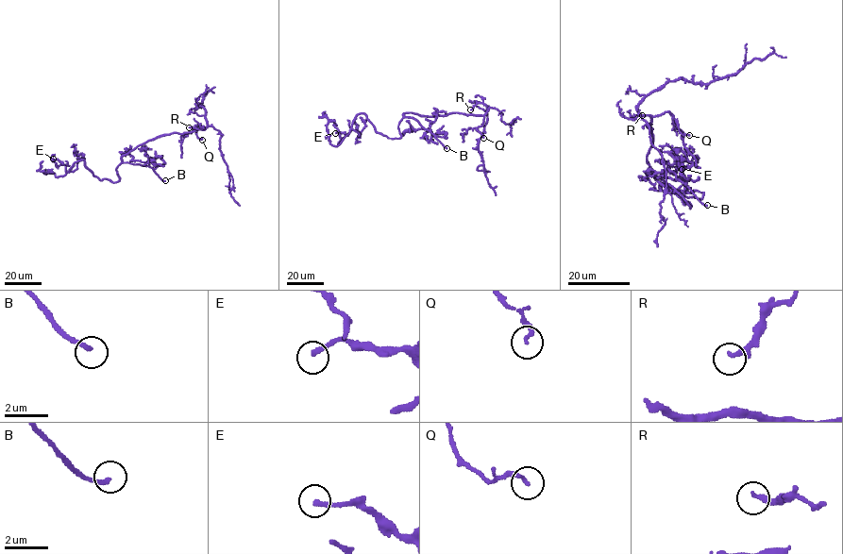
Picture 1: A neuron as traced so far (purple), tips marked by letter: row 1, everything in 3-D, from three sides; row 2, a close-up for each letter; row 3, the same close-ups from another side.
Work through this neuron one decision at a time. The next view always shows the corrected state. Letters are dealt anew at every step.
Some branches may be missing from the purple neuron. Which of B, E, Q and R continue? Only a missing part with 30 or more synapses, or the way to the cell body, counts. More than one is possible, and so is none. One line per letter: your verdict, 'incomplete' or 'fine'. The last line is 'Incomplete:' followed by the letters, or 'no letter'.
B: incomplete
E: fine
Q: fine
R: fine
Incomplete: B

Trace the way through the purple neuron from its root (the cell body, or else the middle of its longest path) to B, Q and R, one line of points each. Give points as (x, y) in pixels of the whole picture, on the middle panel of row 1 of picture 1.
B: (410, 112), (404, 116), (415, 119), (446, 148)
Q: (410, 112), (428, 116), (455, 112), (482, 115), (482, 125), (476, 129), (483, 138)
R: (410, 112), (428, 116), (455, 112), (483, 115), (487, 109), (482, 103), (478, 103), (470, 109)

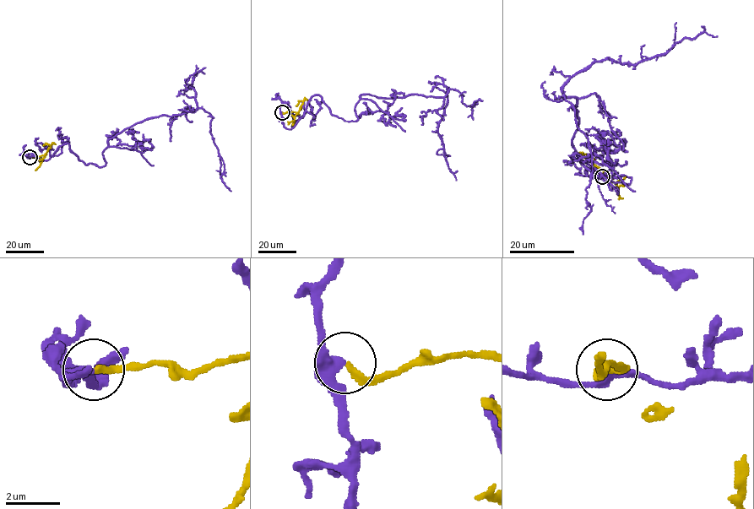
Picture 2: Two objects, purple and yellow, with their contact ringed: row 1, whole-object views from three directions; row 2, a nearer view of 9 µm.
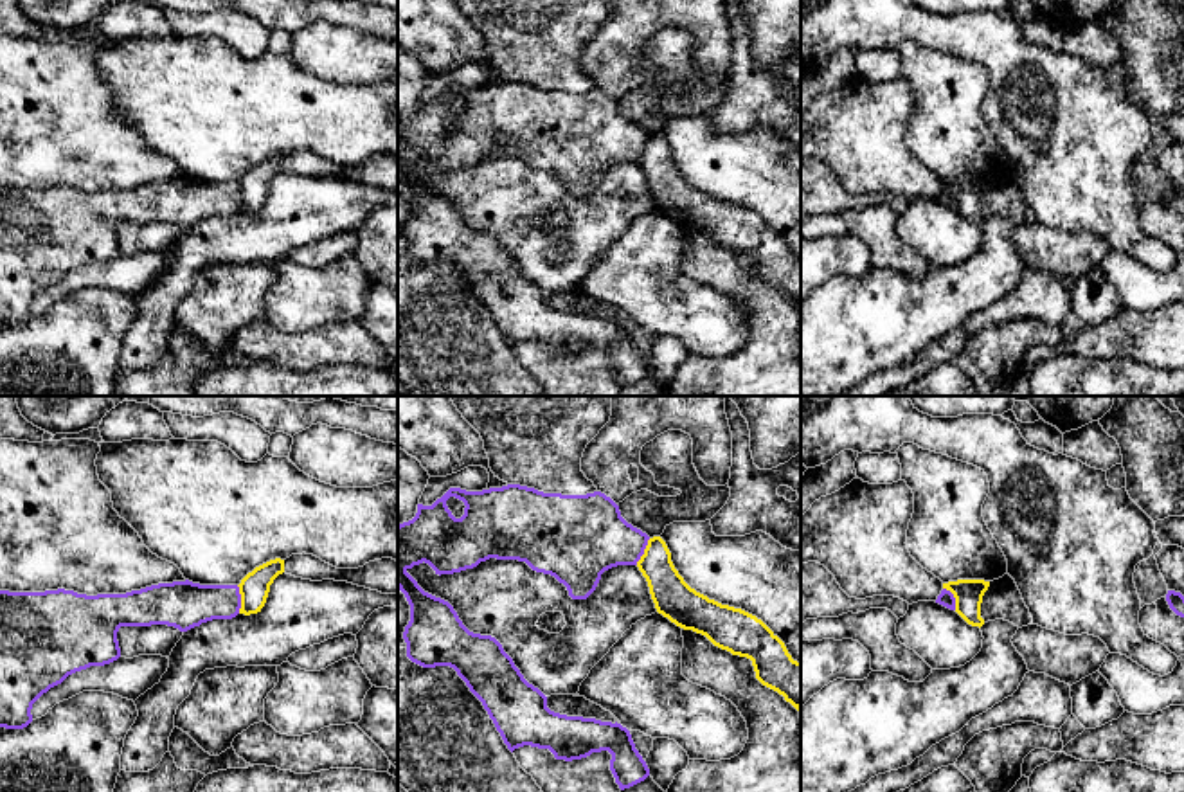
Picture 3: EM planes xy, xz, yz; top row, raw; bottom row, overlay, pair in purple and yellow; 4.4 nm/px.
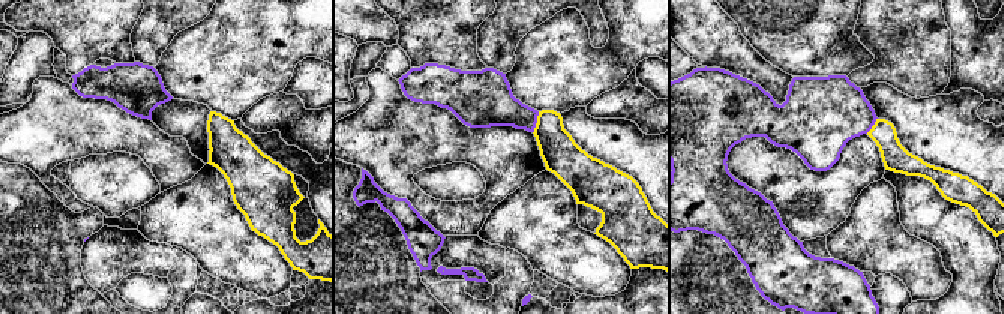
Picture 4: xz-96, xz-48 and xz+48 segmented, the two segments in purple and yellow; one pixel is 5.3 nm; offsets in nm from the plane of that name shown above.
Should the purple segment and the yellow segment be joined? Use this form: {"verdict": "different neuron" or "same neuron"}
{"verdict": "different neuron"}

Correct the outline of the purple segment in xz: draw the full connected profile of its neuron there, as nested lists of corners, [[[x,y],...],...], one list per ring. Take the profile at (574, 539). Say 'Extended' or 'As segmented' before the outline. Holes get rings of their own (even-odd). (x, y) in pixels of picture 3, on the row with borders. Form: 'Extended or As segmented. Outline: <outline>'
As segmented. Outline: [[[520,484],[482,491],[450,488],[432,506],[417,504],[416,517],[398,526],[398,589],[410,605],[410,621],[403,632],[407,657],[423,668],[453,668],[482,702],[511,752],[531,745],[549,749],[556,760],[572,761],[608,751],[615,783],[621,790],[630,788],[644,781],[650,769],[626,727],[617,722],[551,711],[547,697],[524,679],[495,637],[470,632],[448,601],[425,592],[407,571],[425,562],[441,576],[473,569],[489,558],[518,560],[536,572],[554,576],[567,587],[572,599],[587,599],[605,571],[617,565],[637,565],[648,540],[650,536],[628,524],[621,517],[619,506],[601,491],[561,495]],[[450,497],[464,502],[461,518],[448,509]]]

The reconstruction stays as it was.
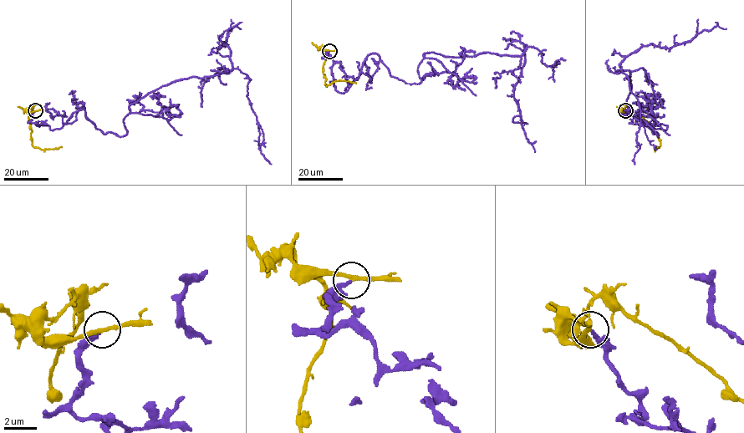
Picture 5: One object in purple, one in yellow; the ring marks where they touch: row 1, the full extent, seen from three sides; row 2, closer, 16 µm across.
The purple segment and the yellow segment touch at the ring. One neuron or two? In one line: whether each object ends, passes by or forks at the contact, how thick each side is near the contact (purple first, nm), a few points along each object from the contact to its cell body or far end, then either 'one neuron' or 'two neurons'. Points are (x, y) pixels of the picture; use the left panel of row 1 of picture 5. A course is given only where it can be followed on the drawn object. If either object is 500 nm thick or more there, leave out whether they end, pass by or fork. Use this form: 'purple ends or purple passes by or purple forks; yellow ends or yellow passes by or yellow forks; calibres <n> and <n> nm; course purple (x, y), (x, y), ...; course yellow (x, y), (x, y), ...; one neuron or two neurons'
purple ends; yellow passes by; calibres 220 and 260 nm; course purple (35, 110), (52, 130), (83, 109), (124, 136), (150, 93), (230, 70), (219, 48), (241, 28); course yellow (35, 110), (26, 111), (32, 106), (28, 115), (32, 145), (41, 150), (62, 147); two neurons

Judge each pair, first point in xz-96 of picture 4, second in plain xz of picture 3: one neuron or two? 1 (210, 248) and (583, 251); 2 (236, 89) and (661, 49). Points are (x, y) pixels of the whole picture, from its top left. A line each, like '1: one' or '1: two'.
1: two
2: one

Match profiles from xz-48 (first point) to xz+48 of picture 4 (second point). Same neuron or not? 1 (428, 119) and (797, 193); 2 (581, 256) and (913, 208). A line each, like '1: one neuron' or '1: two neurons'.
1: one neuron
2: two neurons

